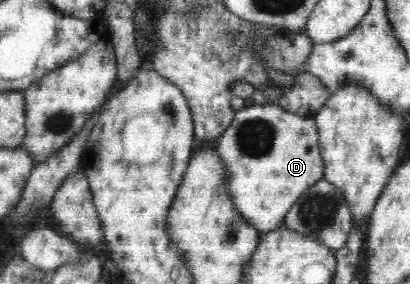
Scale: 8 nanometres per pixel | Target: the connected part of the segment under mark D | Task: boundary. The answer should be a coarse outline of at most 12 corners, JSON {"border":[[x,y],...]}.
{"border":[[253,100],[217,139],[239,215],[279,229],[322,180],[315,118]]}

